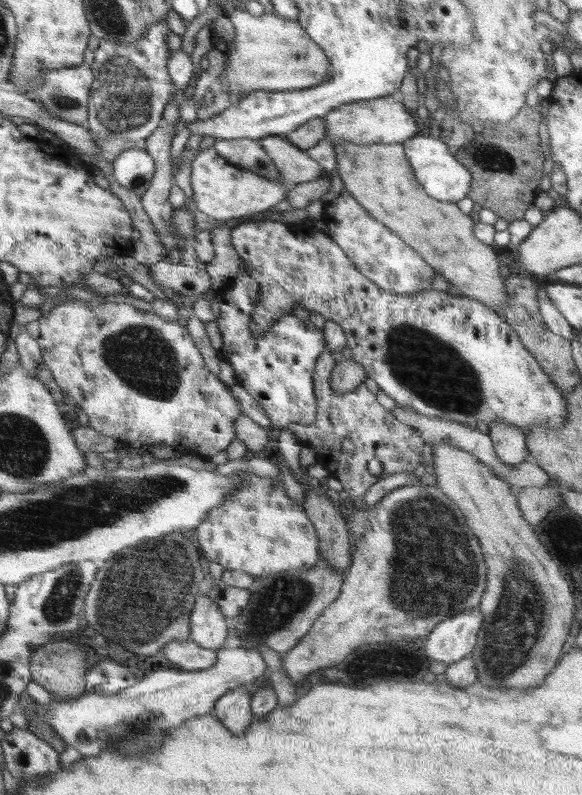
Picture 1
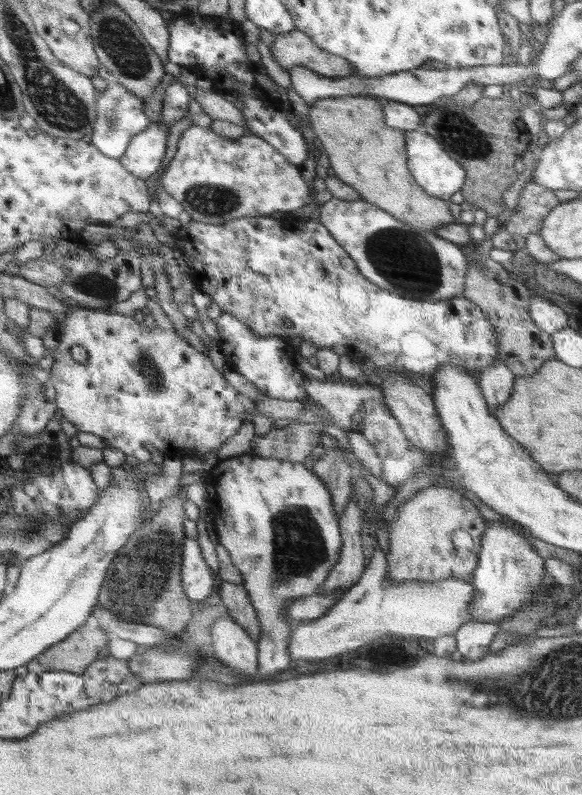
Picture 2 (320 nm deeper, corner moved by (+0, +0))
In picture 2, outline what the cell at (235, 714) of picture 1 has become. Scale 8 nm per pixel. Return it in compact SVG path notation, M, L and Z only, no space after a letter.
M230 615L219 616L211 624L210 634L213 641L209 651L219 662L241 674L258 674L257 643Z

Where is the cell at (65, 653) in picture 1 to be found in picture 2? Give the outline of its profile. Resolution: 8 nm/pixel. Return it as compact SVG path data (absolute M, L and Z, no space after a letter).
M82 625L64 641L57 642L36 657L26 668L40 674L54 671L72 671L82 674L88 666L93 665L98 652L106 648L111 636L100 627L91 630Z

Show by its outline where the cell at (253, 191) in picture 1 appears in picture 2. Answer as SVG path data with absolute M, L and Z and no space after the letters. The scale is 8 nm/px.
M192 125L178 140L177 150L163 172L163 191L183 206L183 215L204 224L221 225L244 217L268 217L274 211L290 212L307 207L316 198L302 178L301 166L288 162L271 144L258 135L246 134L231 139L216 134L210 127Z

